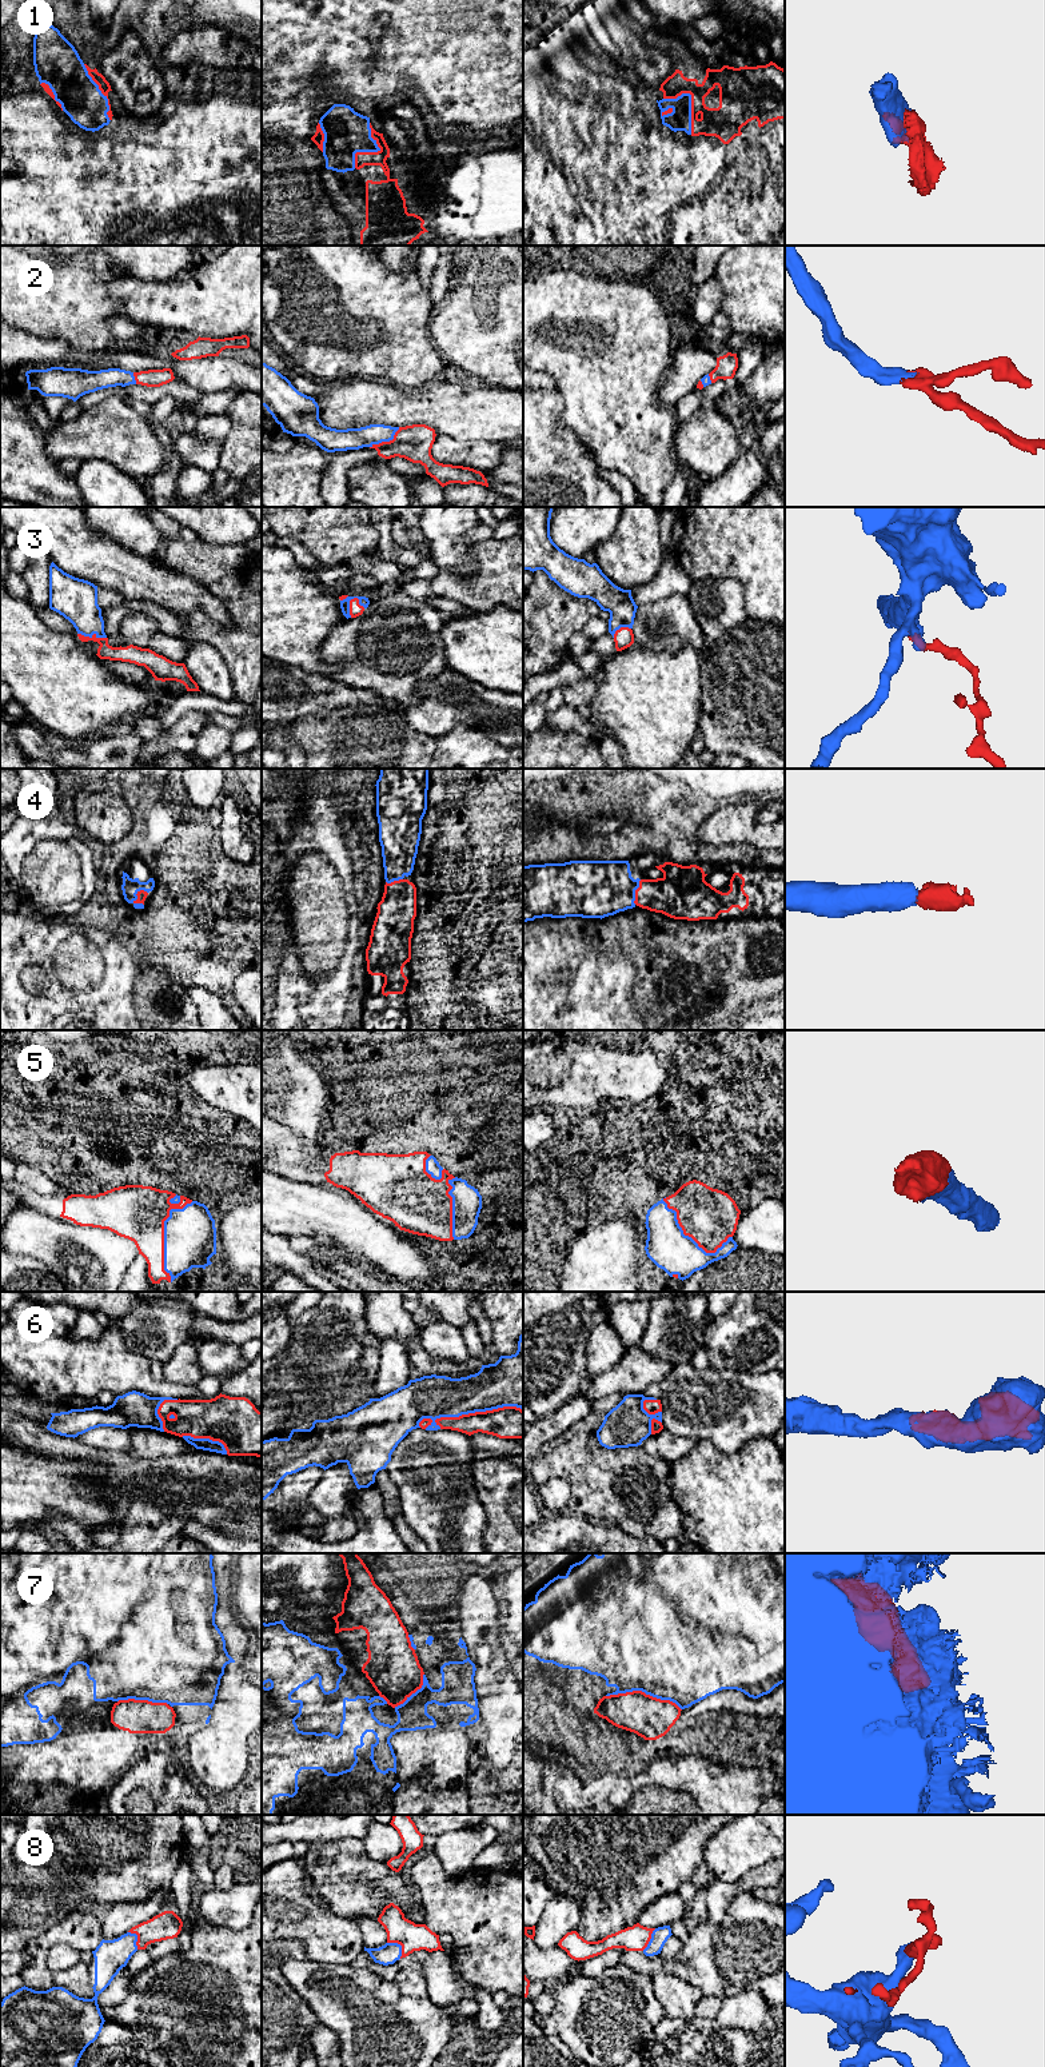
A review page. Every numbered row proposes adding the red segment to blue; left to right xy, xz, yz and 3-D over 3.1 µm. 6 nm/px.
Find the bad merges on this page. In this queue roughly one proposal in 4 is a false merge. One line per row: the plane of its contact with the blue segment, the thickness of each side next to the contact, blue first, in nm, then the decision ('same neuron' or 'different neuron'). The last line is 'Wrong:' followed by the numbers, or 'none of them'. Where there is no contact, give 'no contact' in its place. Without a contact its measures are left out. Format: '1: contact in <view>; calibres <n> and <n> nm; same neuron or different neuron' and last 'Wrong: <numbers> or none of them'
1: contact in xz; calibres 280 and 140 nm; same neuron
2: contact in xz; calibres 130 and 220 nm; same neuron
3: contact in xz; calibres 60 and 80 nm; same neuron
4: contact in xy; calibres 100 and 60 nm; same neuron
5: contact in xy; calibres 320 and 340 nm; same neuron
6: contact in xz; calibres 280 and 190 nm; same neuron
7: contact in yz; calibres 500 and 260 nm; different neuron
8: contact in xz; calibres 120 and 170 nm; same neuron
Wrong: 7

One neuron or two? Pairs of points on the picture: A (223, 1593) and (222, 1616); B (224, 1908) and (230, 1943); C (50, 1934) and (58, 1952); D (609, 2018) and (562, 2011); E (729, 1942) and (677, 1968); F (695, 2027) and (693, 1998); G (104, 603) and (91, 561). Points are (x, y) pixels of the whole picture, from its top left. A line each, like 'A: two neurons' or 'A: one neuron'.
A: one neuron
B: two neurons
C: two neurons
D: one neuron
E: one neuron
F: two neurons
G: two neurons

